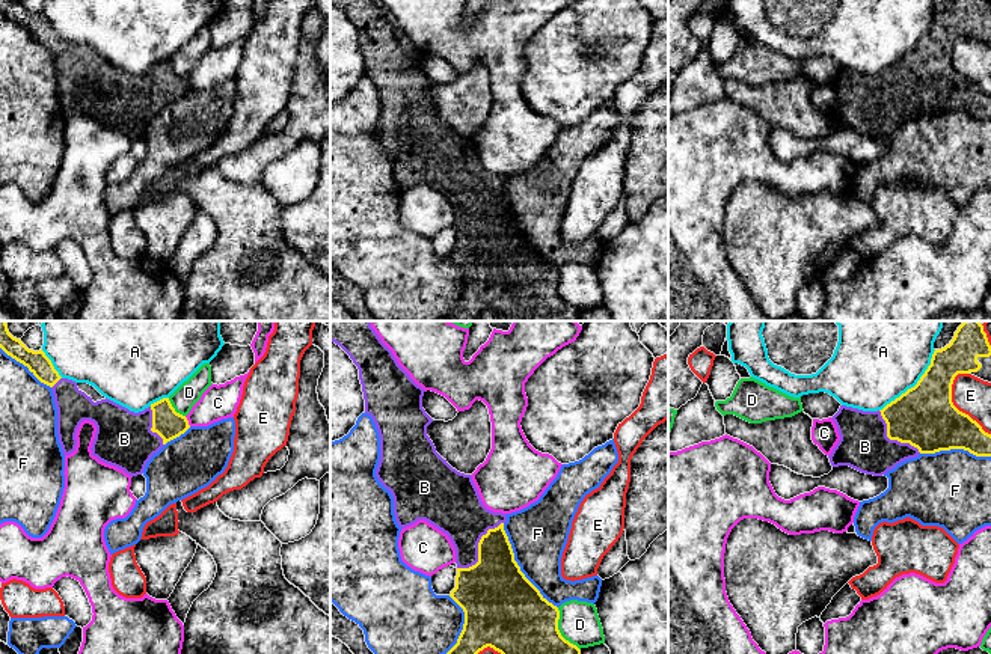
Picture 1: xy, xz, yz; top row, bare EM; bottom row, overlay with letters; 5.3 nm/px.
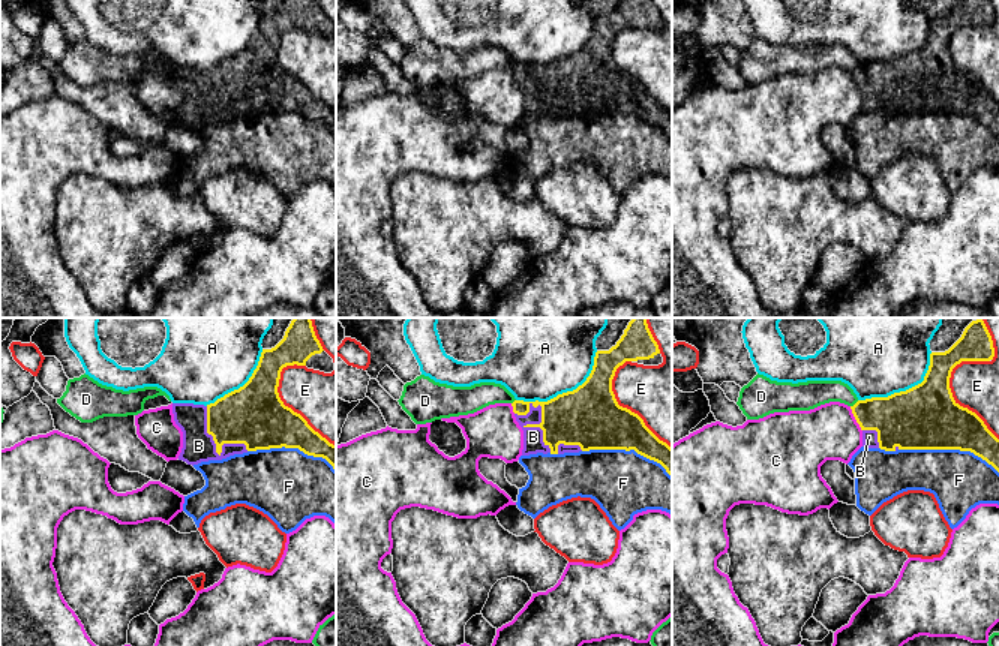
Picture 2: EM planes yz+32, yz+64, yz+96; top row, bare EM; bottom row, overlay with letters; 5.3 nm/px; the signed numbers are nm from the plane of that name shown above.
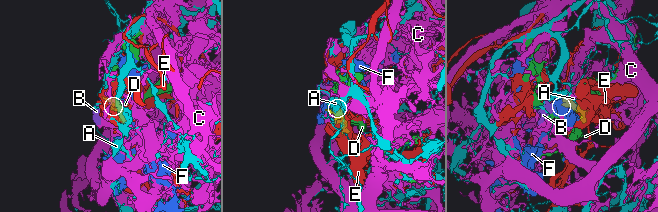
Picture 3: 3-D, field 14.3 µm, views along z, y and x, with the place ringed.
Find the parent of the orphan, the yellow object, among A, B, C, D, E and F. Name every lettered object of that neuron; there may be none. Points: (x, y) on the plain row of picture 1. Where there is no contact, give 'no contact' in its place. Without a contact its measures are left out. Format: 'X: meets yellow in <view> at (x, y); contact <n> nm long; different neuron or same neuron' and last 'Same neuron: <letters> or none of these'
A: meets yellow in yz at (916, 47); contact 440 nm long; different neuron
B: meets yellow in xz at (478, 211); contact 360 nm long; same neuron
C: meets yellow in xy at (187, 83); contact 70 nm long; different neuron
D: meets yellow in xz at (558, 293); contact 260 nm long; different neuron
E: meets yellow in yz at (955, 70); contact 380 nm long; different neuron
F: meets yellow in xz at (519, 229); contact 550 nm long; different neuron
Same neuron: B

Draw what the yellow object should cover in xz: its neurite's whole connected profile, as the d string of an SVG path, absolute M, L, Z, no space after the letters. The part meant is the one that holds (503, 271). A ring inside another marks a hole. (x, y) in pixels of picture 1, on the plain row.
M330 0L339 8L359 32L365 75L370 77L380 98L380 124L376 139L394 160L394 176L401 191L425 182L448 197L456 211L456 250L449 259L463 271L465 286L457 306L437 321L475 321L490 309L504 321L581 321L581 312L566 303L558 292L560 273L525 240L514 223L514 215L504 193L507 178L487 172L471 137L453 131L427 98L433 81L422 71L424 51L398 27L392 14L380 0Z

